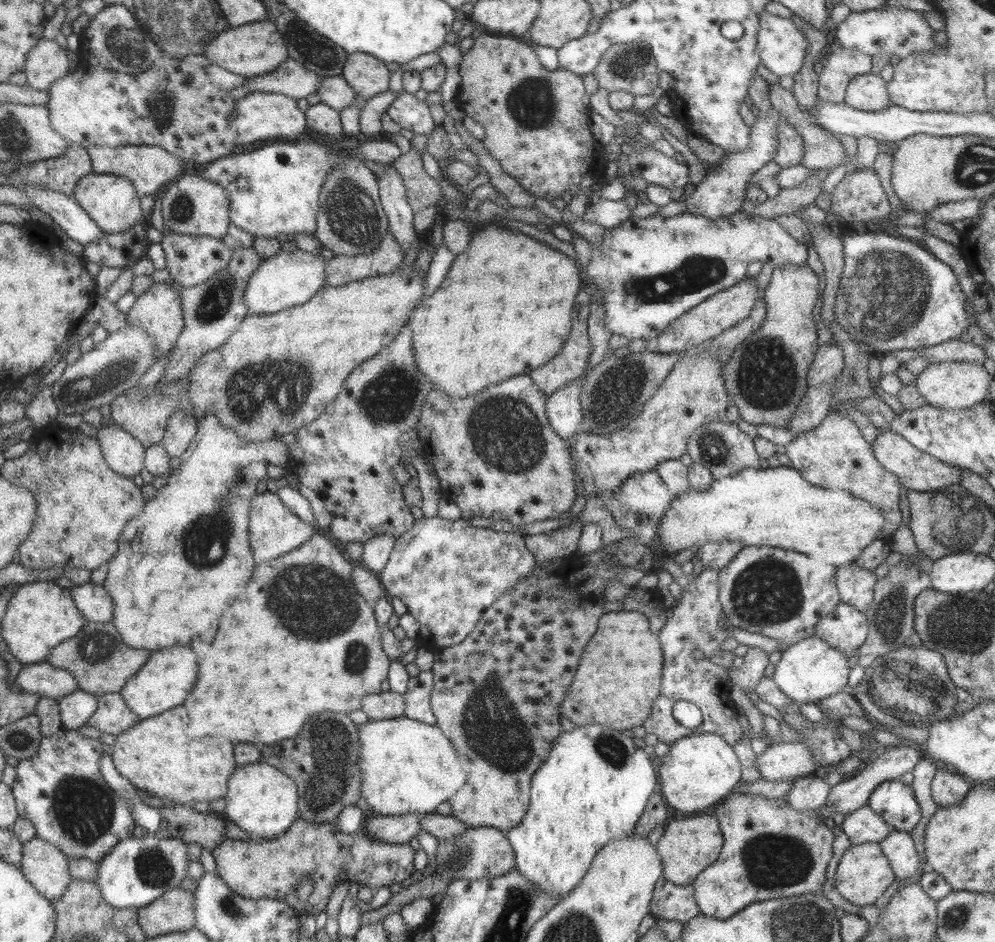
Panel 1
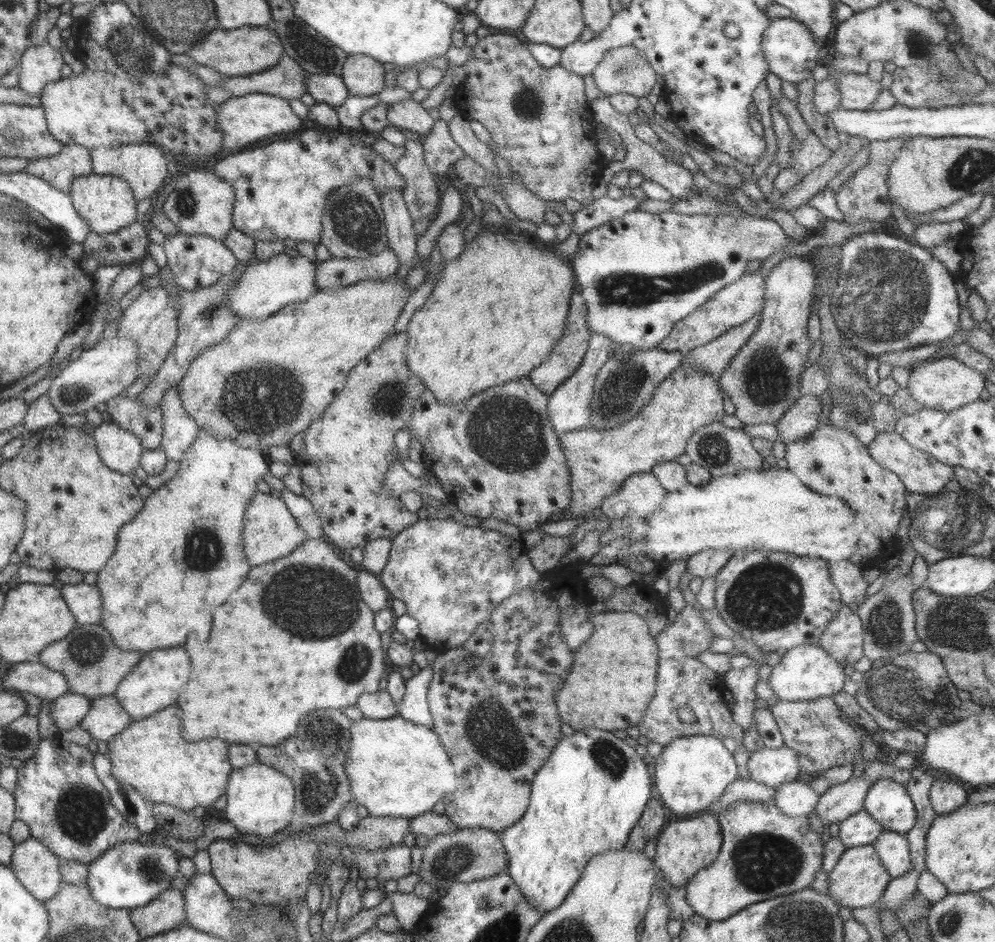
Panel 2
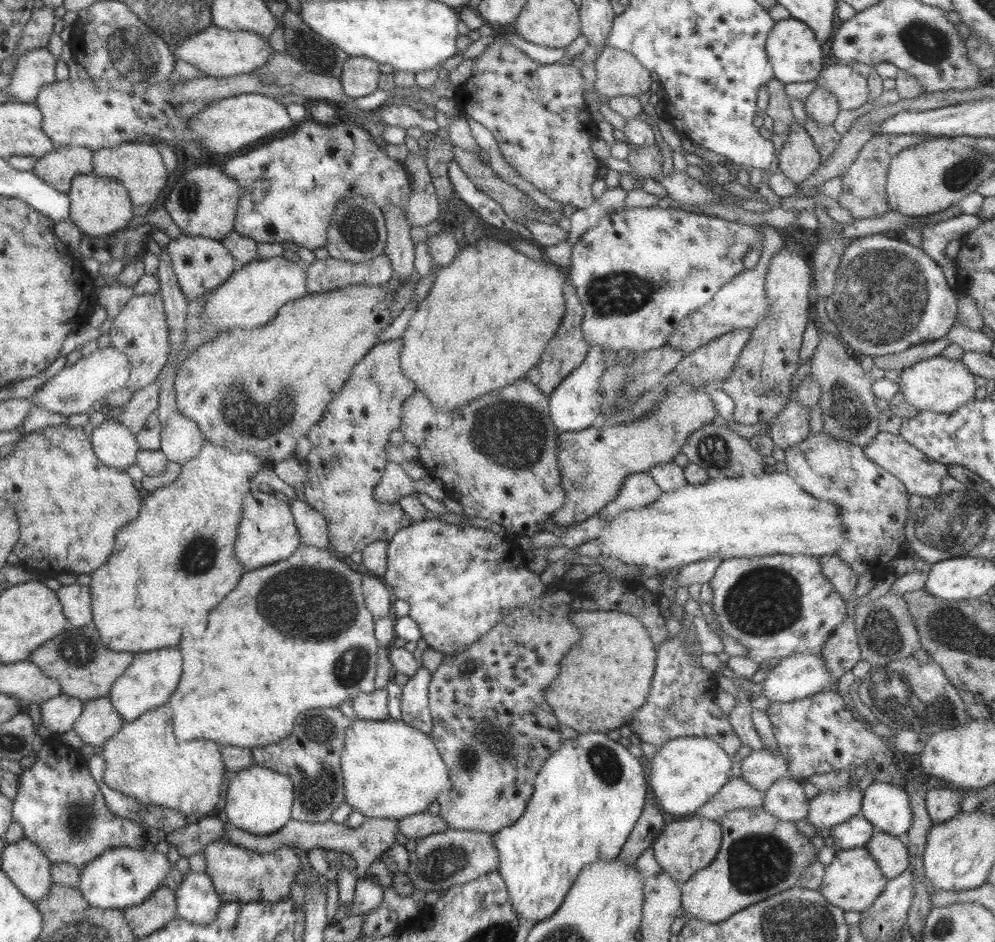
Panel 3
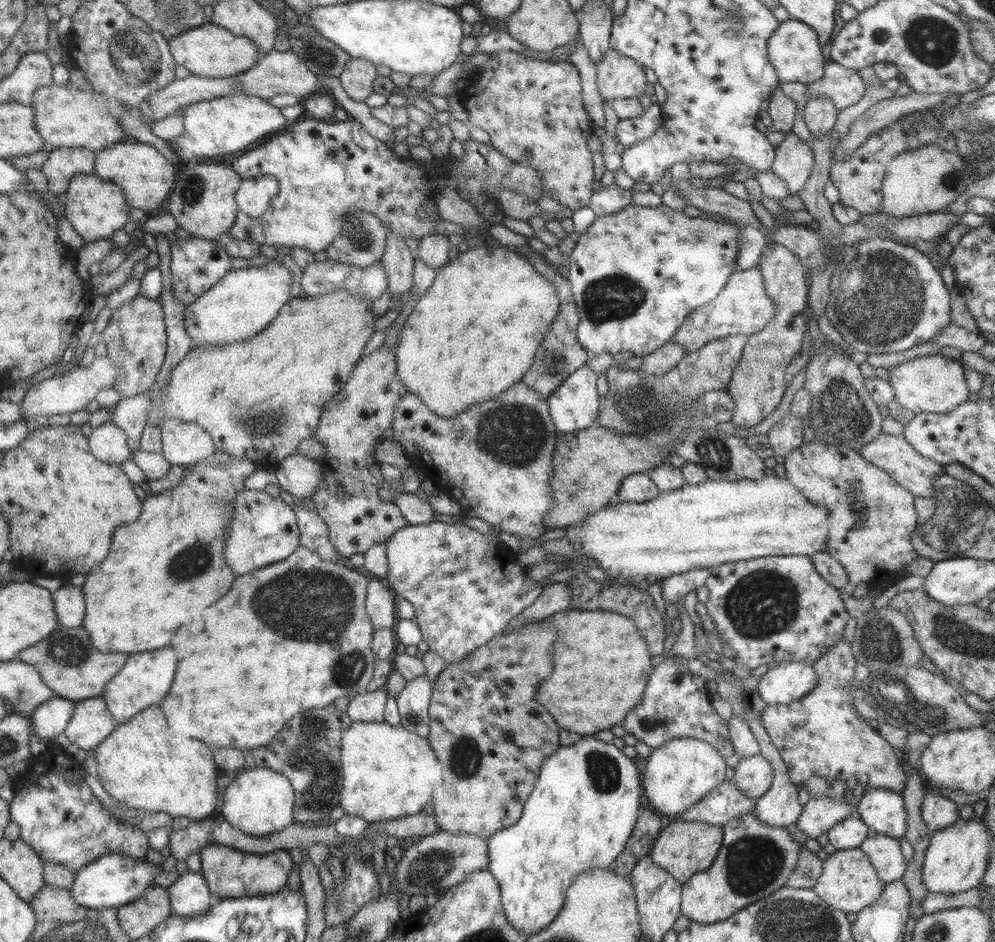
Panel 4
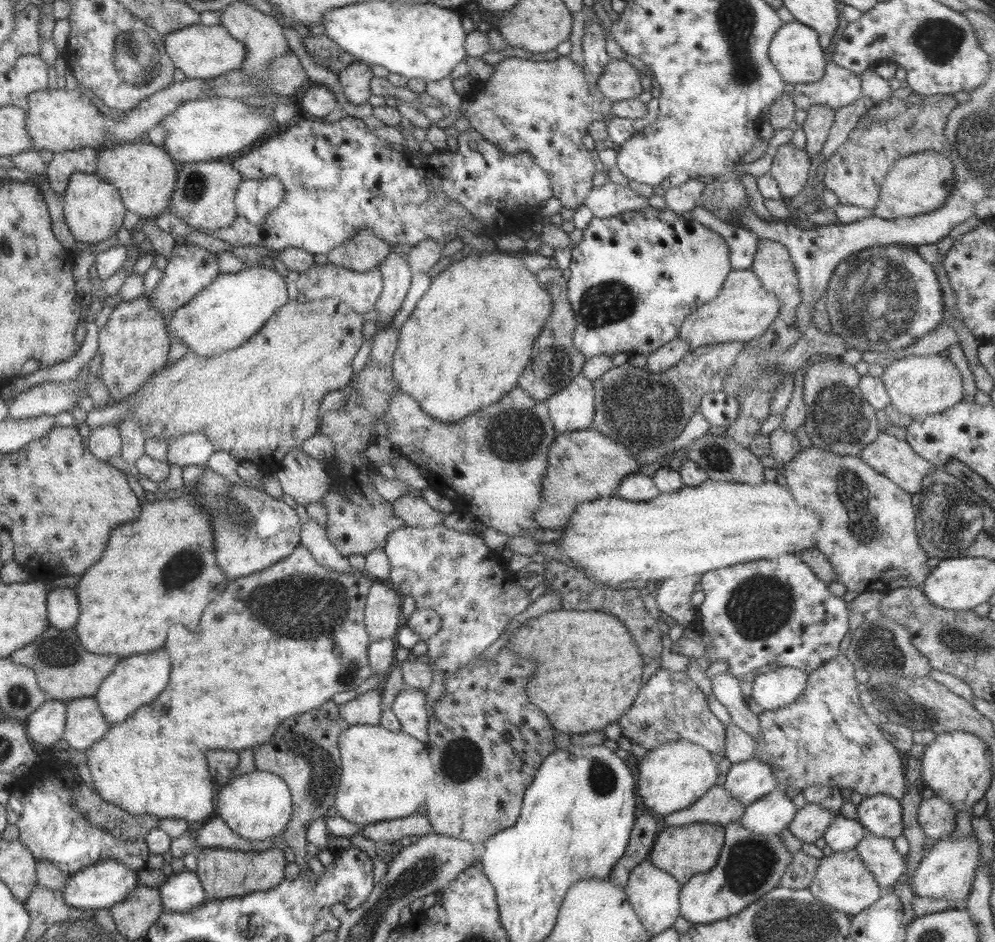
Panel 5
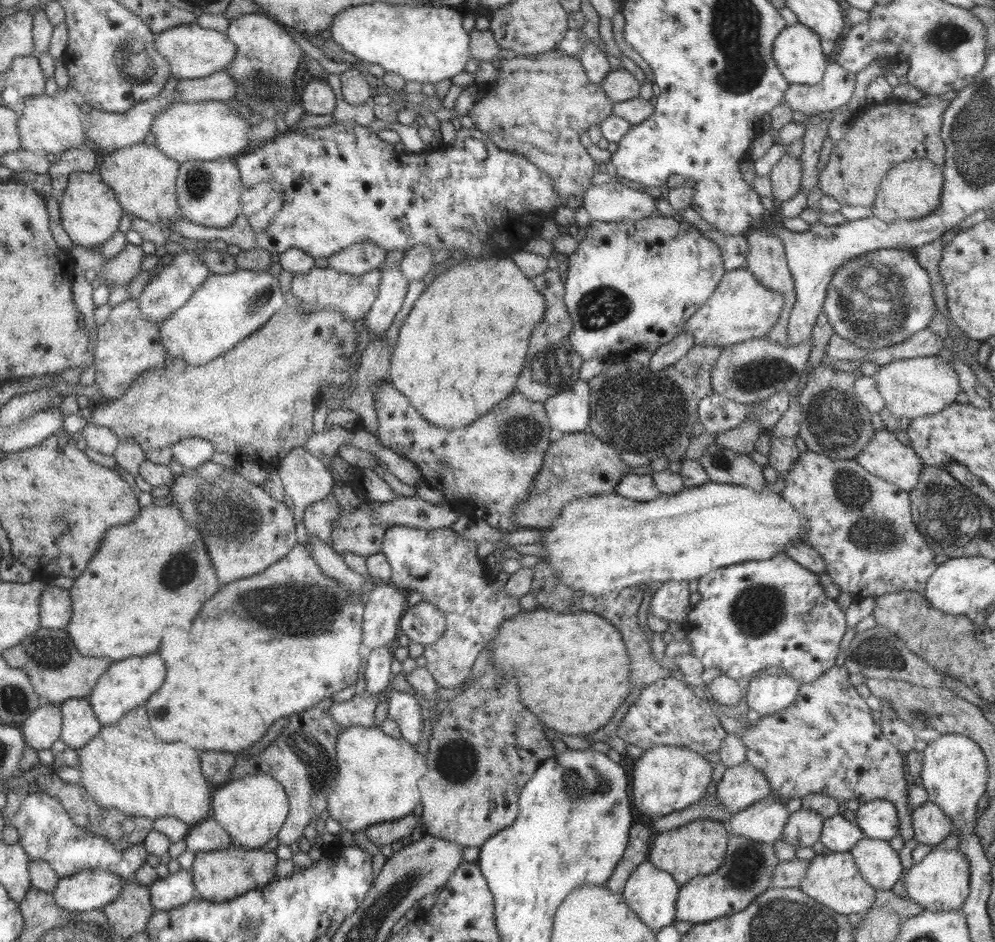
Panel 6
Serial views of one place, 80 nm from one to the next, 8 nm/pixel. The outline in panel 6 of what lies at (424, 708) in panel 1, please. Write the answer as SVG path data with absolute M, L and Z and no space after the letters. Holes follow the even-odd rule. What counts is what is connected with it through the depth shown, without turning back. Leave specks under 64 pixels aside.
M392 690L383 696L388 697L385 698L388 703L387 716L398 724L401 738L410 744L416 744L424 730L424 720L420 716L420 706L418 706L416 695Z

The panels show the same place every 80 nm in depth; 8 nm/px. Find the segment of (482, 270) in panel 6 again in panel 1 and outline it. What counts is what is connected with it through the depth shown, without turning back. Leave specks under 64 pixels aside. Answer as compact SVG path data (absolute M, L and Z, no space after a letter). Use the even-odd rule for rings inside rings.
M498 221L477 226L471 236L468 248L456 256L450 265L450 272L444 278L440 288L416 306L406 324L414 332L415 360L420 372L423 372L435 384L435 388L456 398L476 395L480 391L486 390L487 387L502 383L514 376L529 375L533 369L546 364L553 356L556 356L556 353L560 352L564 346L571 331L572 309L576 294L583 286L584 283L580 279L580 265L562 251L556 250L547 243L525 235L518 230L500 227Z

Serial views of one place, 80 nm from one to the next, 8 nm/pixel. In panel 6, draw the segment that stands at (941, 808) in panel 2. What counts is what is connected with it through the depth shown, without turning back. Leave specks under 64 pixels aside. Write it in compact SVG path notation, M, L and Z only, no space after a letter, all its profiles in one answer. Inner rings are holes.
M929 800L917 806L911 812L911 823L915 840L918 844L939 846L944 838L948 838L953 832L952 820Z

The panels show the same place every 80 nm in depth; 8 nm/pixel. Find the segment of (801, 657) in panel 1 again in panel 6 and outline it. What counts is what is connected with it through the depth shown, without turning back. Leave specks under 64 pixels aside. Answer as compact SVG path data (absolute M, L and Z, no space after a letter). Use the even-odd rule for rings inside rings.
M785 675L754 676L748 682L746 700L749 708L763 716L777 714L792 705L799 698L800 683L794 677Z

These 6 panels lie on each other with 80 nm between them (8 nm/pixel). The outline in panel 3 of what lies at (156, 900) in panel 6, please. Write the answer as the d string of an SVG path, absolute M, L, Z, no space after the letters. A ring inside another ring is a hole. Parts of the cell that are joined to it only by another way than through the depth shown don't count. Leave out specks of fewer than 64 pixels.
M186 873L175 892L178 918L204 926L218 919L224 901L207 873Z

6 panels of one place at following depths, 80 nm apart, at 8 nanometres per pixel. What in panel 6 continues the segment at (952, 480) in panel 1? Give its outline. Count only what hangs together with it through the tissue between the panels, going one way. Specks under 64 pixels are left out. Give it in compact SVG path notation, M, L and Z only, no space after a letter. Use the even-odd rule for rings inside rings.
M887 430L876 431L853 459L870 474L908 492L917 486L926 465L911 446L902 444L893 432Z

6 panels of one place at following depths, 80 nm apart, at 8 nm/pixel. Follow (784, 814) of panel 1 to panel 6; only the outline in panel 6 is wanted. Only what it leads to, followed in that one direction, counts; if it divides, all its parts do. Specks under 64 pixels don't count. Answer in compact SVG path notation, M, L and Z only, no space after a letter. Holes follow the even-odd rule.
M729 835L724 864L712 874L696 876L681 885L676 900L675 920L692 922L695 925L743 911L770 888L774 867L782 862L776 857L773 845L754 842L746 836Z

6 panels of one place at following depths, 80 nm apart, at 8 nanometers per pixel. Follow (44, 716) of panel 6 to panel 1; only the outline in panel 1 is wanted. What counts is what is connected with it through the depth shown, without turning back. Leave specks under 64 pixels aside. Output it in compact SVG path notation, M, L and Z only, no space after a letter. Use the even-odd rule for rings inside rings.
M77 690L72 695L60 697L58 708L64 728L75 730L87 724L87 720L97 709L98 697L82 690Z

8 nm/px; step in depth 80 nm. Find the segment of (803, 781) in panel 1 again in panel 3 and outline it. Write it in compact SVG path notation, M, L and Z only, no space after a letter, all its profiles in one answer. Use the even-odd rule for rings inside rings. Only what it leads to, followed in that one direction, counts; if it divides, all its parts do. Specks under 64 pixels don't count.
M781 776L765 791L763 807L784 822L795 822L807 816L810 799L804 795L804 782Z

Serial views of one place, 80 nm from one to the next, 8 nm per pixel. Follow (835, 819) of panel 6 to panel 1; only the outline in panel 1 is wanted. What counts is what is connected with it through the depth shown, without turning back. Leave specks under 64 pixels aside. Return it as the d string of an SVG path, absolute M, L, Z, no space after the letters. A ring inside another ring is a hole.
M867 804L845 815L841 825L851 844L879 843L884 840L892 828L883 821Z

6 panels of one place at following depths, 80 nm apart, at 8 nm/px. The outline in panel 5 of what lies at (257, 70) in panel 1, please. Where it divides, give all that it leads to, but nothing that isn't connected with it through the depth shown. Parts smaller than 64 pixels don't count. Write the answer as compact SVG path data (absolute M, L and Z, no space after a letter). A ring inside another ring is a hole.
M192 25L165 35L166 53L184 72L186 78L213 79L230 70L240 69L246 59L247 47L236 40L222 25Z

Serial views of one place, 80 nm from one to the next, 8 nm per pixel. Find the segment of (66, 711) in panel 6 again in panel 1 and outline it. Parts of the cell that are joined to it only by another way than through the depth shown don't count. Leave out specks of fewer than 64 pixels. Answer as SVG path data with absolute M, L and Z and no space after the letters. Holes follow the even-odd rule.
M120 693L100 695L97 703L97 709L87 720L87 725L94 726L102 734L119 735L130 727L134 727L140 720Z

